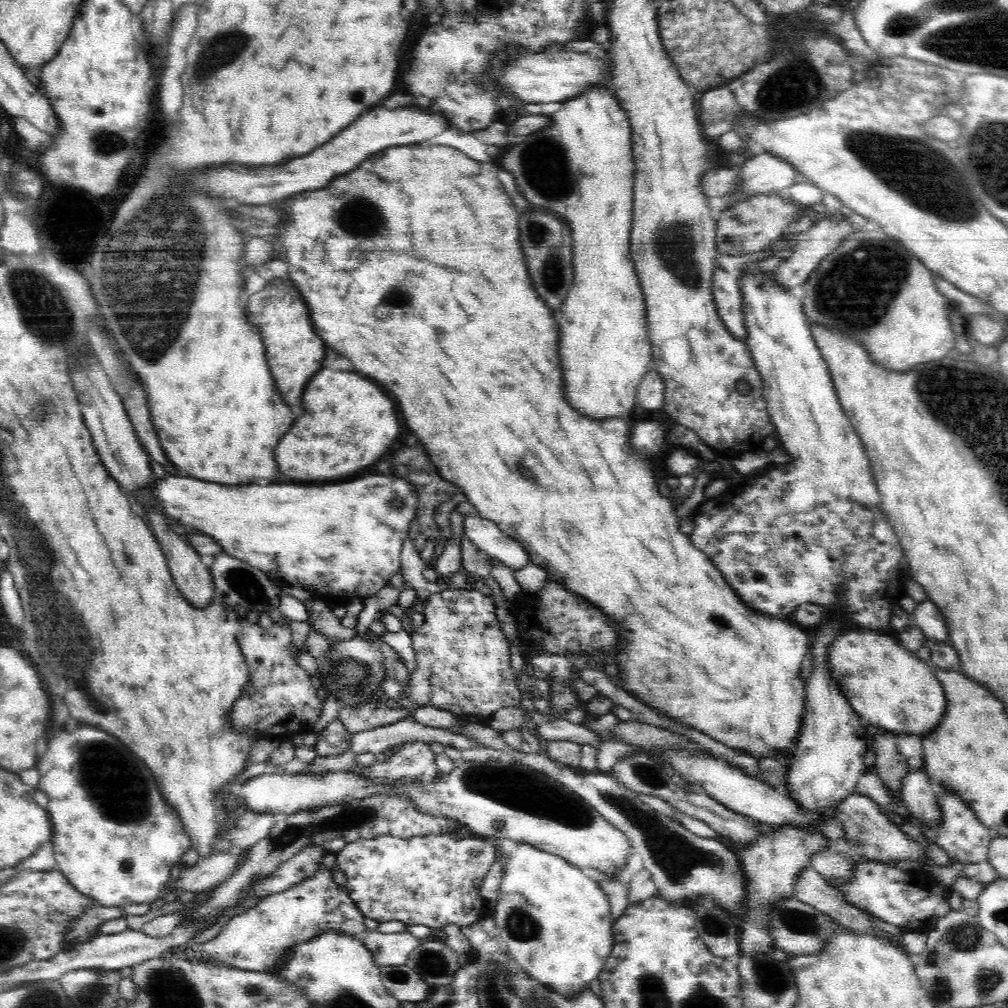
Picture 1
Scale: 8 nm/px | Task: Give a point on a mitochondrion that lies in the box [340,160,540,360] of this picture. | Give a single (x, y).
(395, 295)

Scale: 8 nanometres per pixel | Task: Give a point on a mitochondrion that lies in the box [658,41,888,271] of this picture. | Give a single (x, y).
(799, 83)

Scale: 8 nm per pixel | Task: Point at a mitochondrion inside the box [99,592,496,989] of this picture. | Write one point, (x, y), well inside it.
(355, 817)

